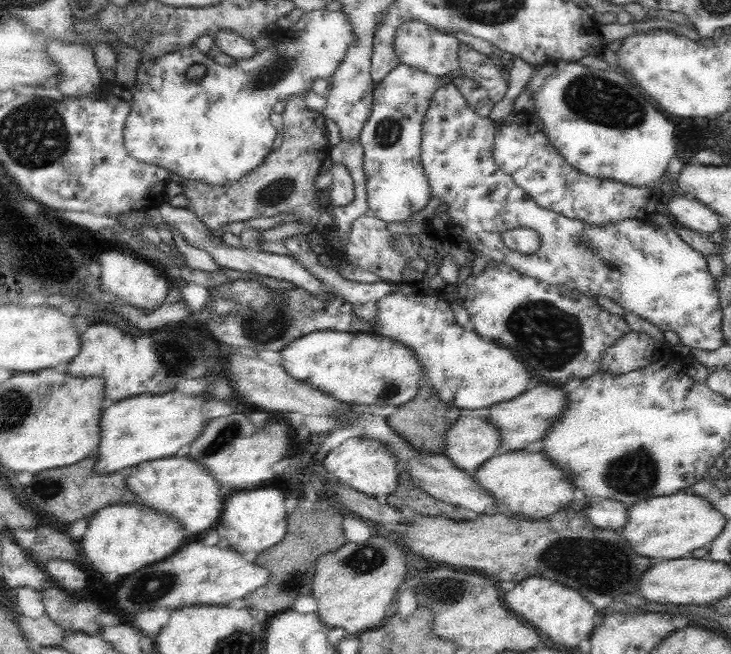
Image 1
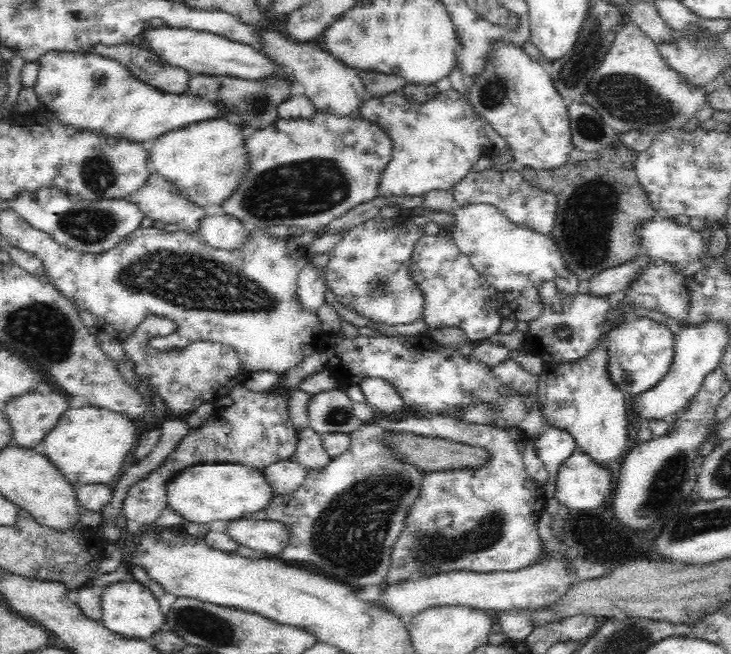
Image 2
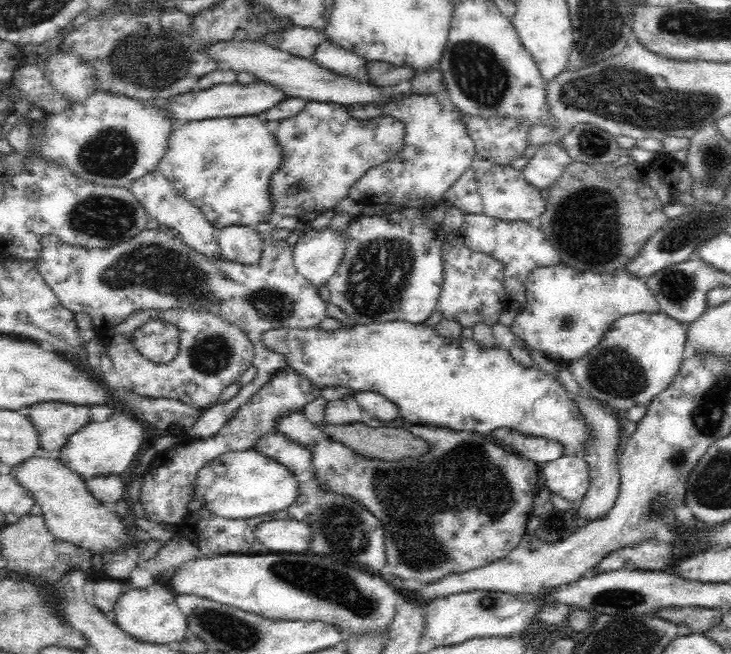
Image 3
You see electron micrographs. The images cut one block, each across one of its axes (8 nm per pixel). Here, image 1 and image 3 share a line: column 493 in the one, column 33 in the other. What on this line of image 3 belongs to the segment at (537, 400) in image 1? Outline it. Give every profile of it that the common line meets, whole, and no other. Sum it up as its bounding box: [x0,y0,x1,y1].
[28,402,90,460]

